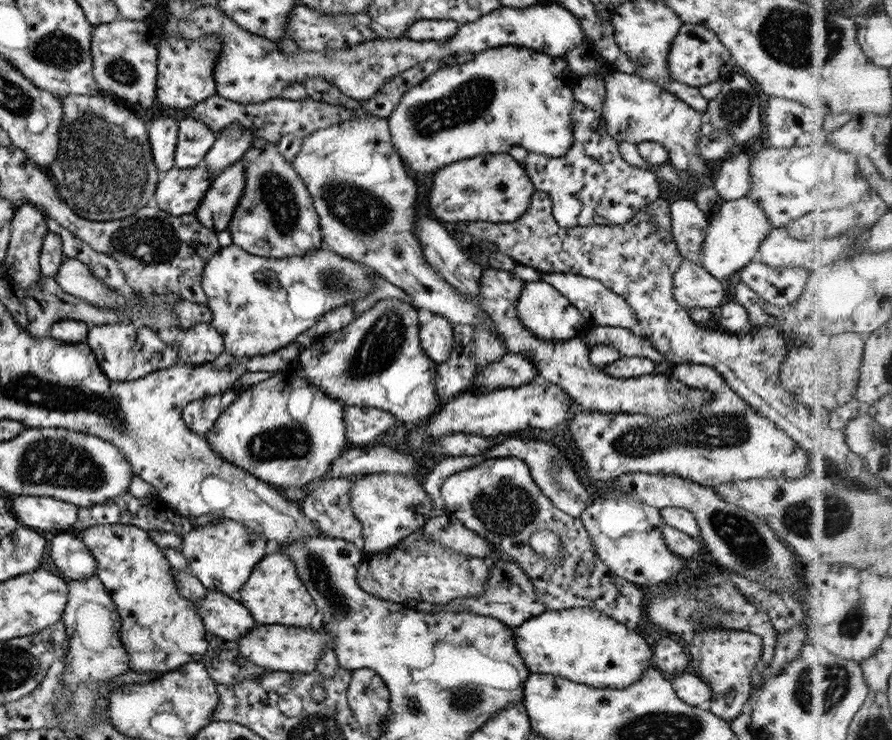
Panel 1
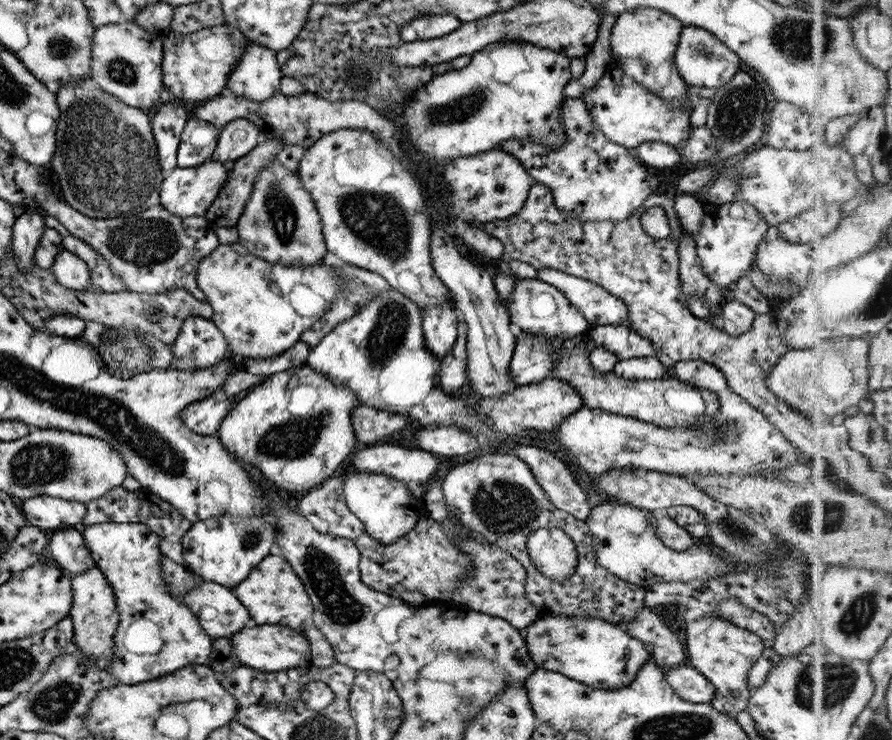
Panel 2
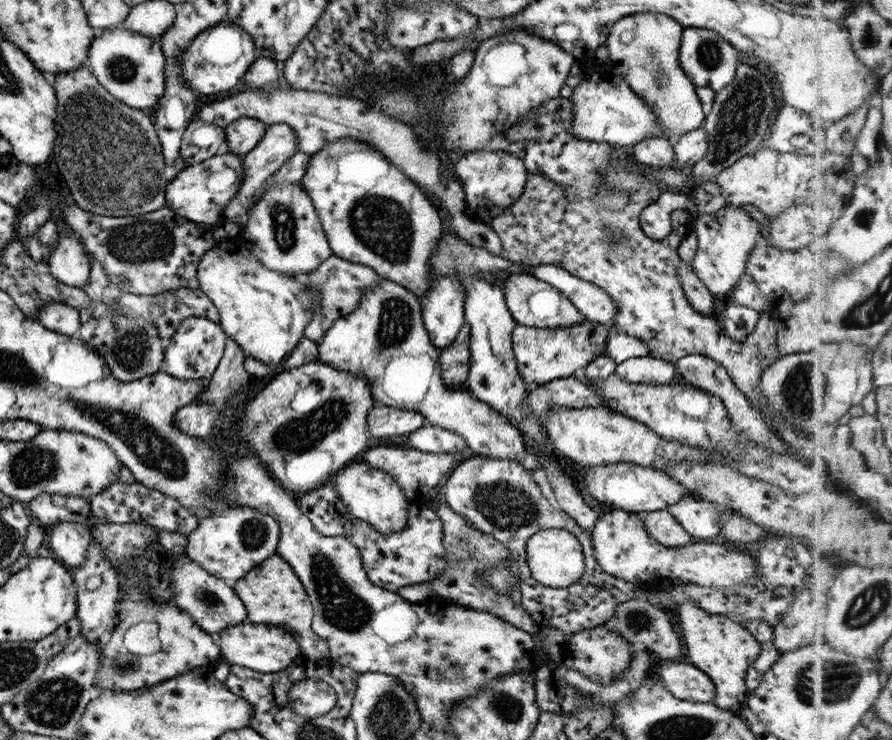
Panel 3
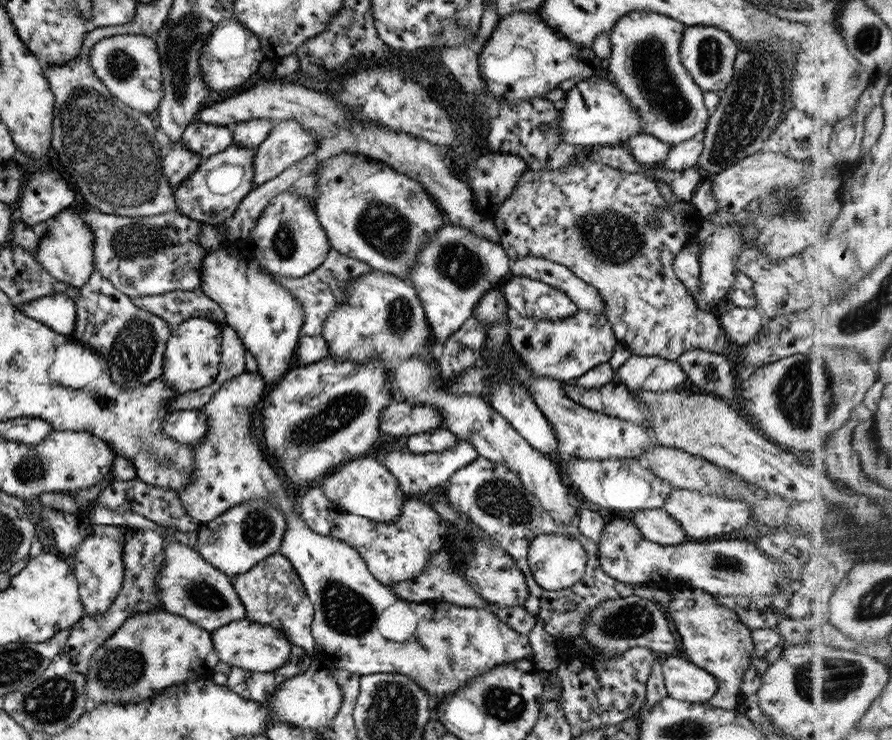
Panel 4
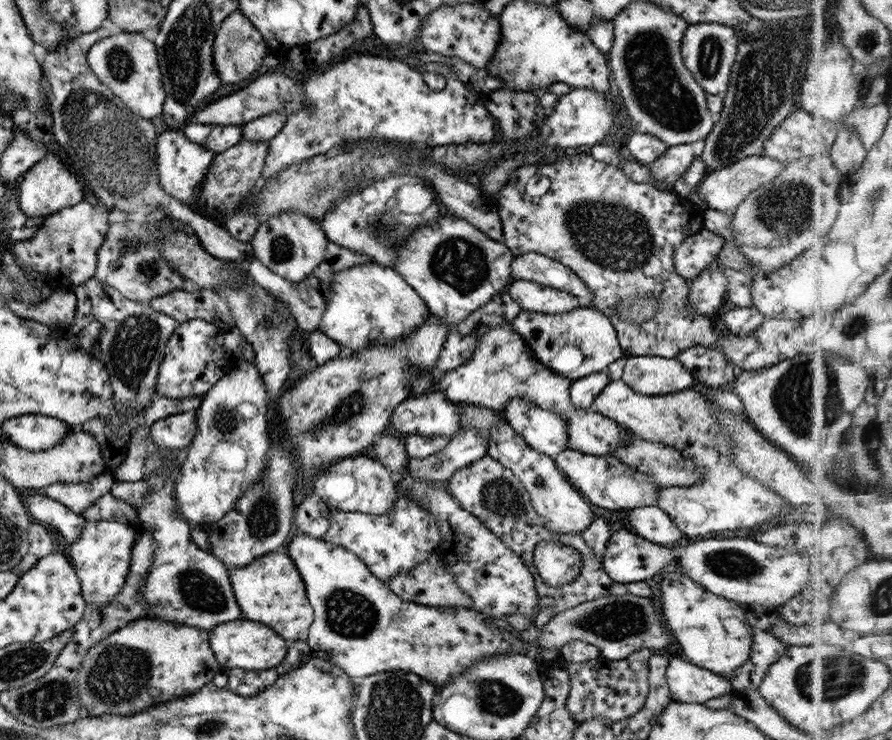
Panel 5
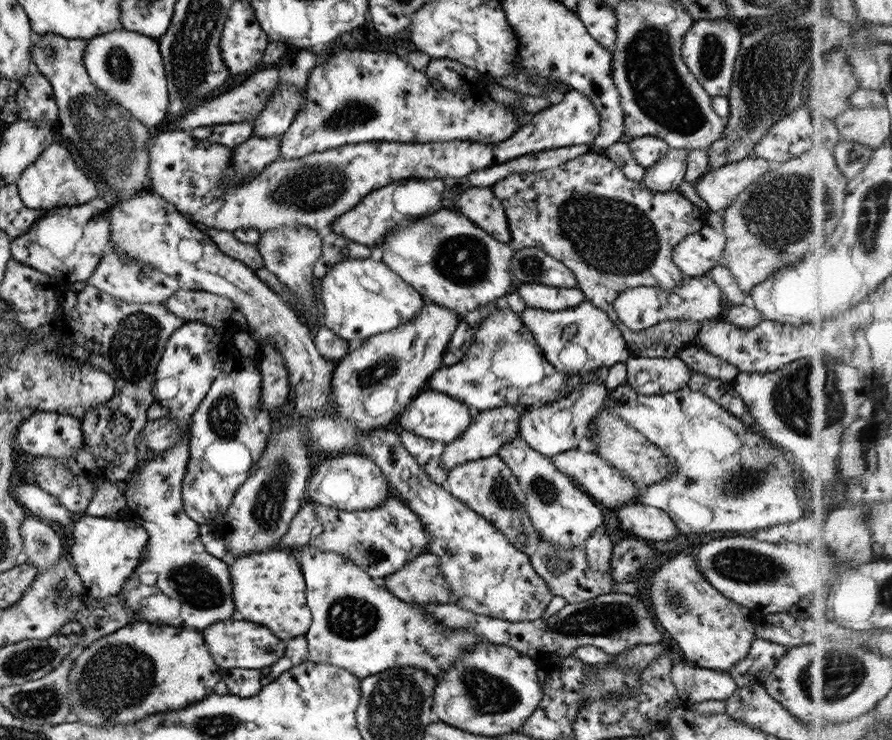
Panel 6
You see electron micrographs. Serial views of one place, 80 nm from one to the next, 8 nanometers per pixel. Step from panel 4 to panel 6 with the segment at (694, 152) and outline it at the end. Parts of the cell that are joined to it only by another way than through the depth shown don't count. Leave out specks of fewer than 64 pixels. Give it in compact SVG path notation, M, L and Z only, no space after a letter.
M670 148L665 156L645 169L641 182L655 192L675 191L686 171L687 149Z

